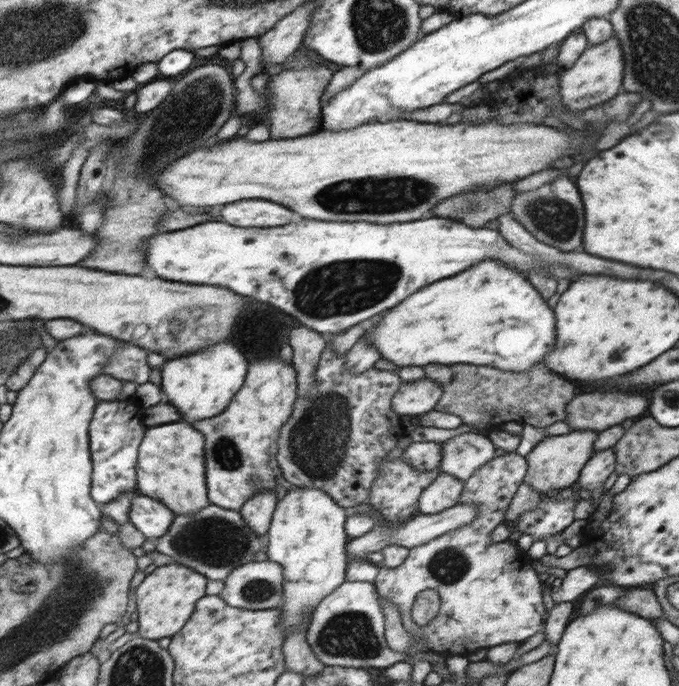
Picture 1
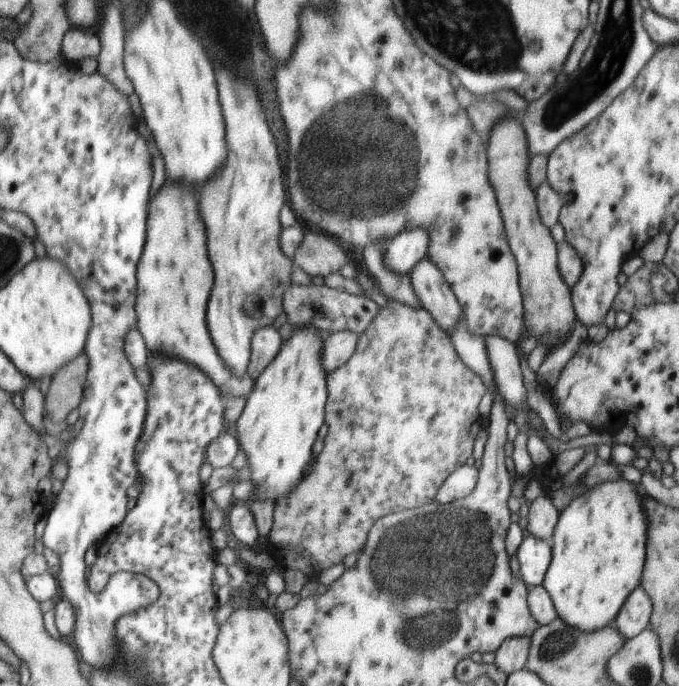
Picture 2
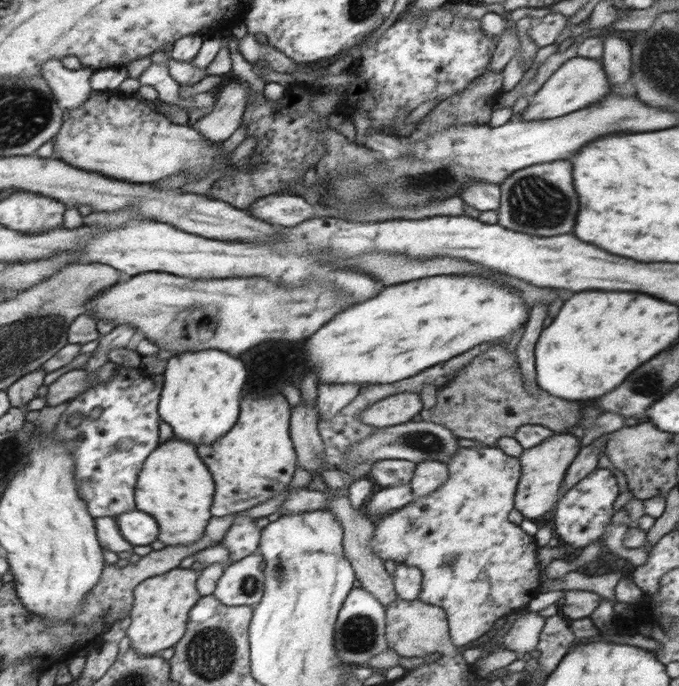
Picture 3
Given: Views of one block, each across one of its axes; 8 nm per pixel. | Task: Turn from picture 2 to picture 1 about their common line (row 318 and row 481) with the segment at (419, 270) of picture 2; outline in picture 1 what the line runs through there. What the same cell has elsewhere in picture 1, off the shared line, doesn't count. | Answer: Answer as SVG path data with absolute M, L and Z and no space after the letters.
M442 472L434 483L422 492L418 508L422 514L438 514L459 503L464 492L464 482L455 476Z

